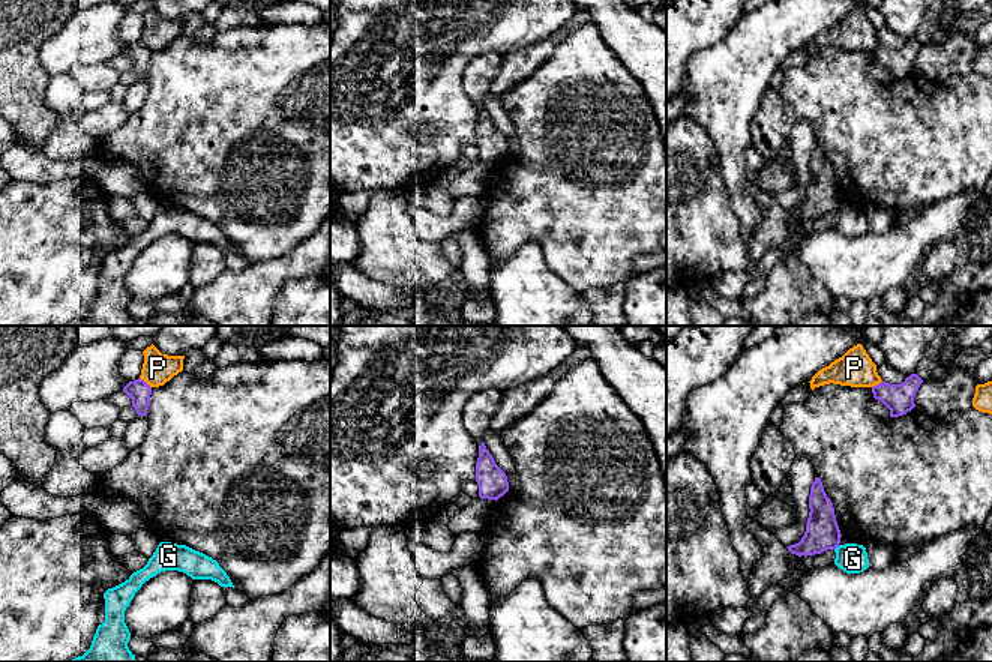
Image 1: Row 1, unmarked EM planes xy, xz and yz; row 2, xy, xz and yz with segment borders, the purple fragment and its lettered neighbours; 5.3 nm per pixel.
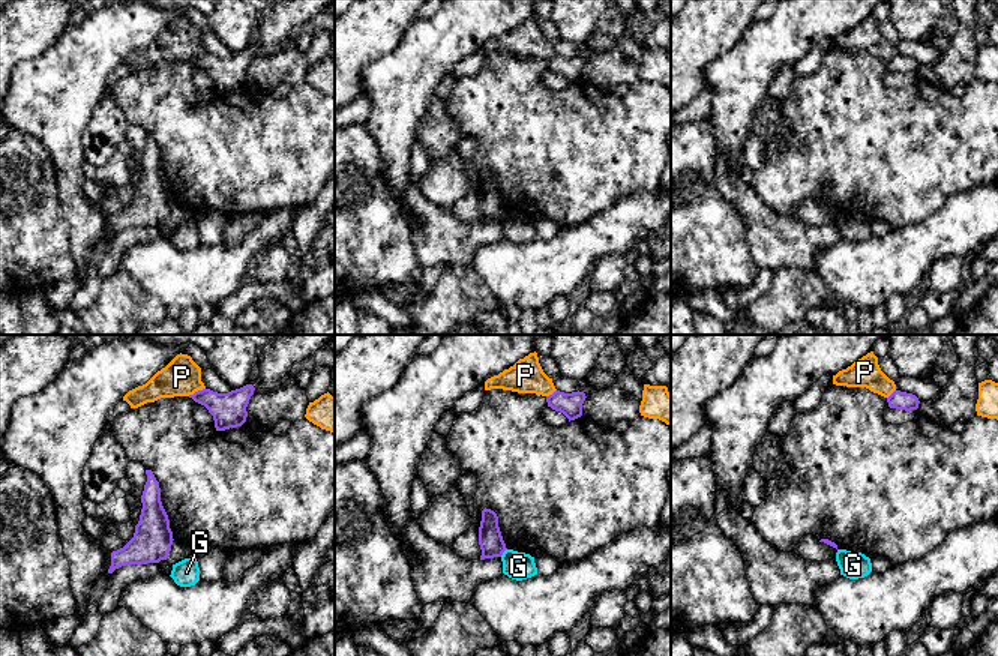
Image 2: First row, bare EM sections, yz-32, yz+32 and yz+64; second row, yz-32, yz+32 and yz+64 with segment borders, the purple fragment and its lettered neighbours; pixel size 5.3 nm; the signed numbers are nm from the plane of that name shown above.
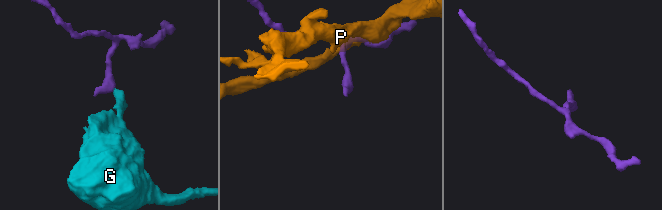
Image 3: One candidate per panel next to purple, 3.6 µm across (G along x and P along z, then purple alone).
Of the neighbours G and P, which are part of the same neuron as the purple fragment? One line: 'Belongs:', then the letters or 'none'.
Belongs: none

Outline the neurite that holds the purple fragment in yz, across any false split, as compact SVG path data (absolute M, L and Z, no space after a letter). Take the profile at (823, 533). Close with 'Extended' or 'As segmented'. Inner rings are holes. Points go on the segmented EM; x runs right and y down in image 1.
M815 477L810 486L809 509L804 536L798 543L786 546L791 554L798 557L836 549L842 537L833 503L827 497L819 477Z. As segmented

